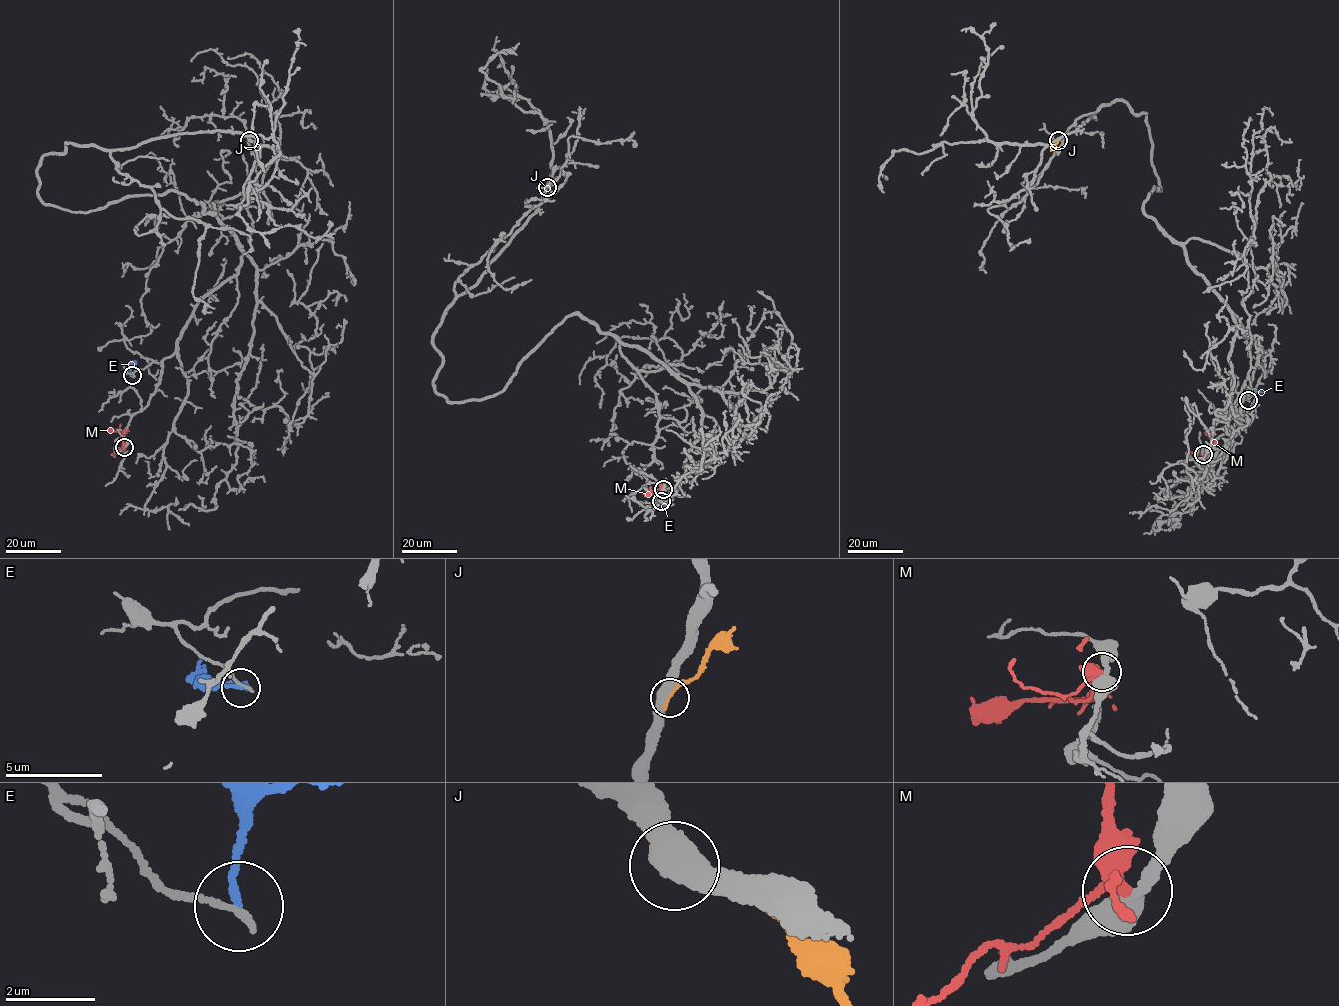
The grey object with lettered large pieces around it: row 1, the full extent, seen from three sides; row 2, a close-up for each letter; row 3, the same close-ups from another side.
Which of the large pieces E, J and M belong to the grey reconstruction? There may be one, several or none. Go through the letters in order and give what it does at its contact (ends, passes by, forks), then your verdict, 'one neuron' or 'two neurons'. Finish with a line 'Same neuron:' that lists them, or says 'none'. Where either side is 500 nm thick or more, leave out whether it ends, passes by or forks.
E: it ends there; two neurons
J: two neurons
M: it passes by; two neurons
Same neuron: none

